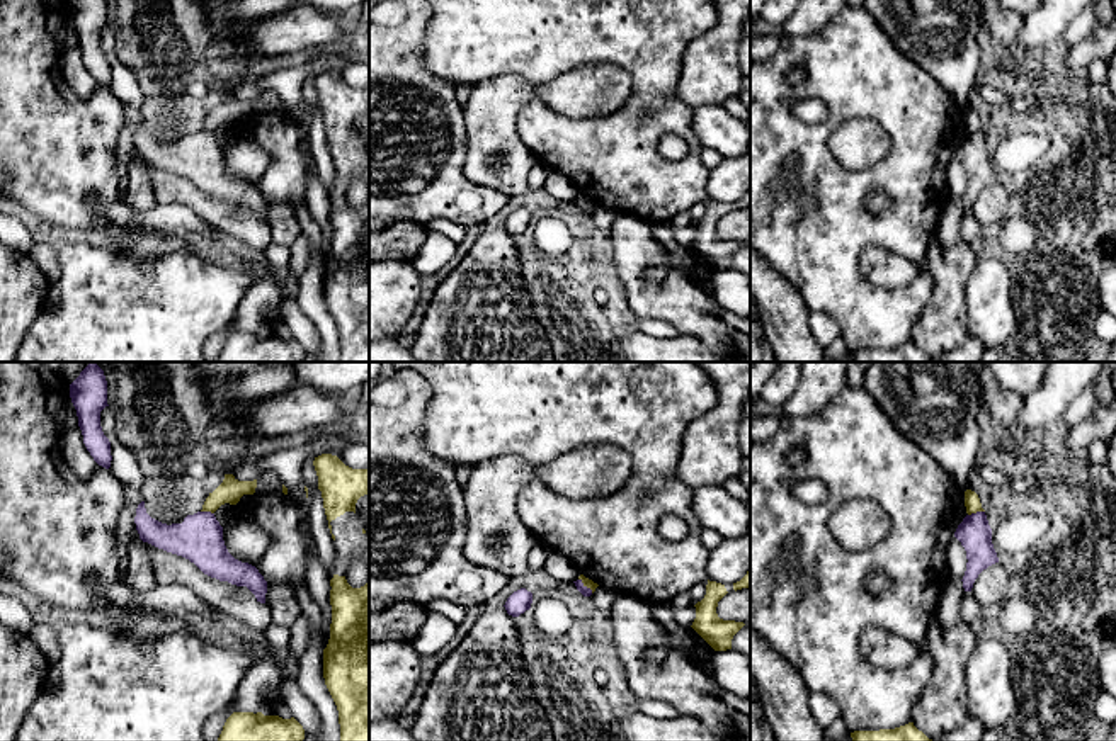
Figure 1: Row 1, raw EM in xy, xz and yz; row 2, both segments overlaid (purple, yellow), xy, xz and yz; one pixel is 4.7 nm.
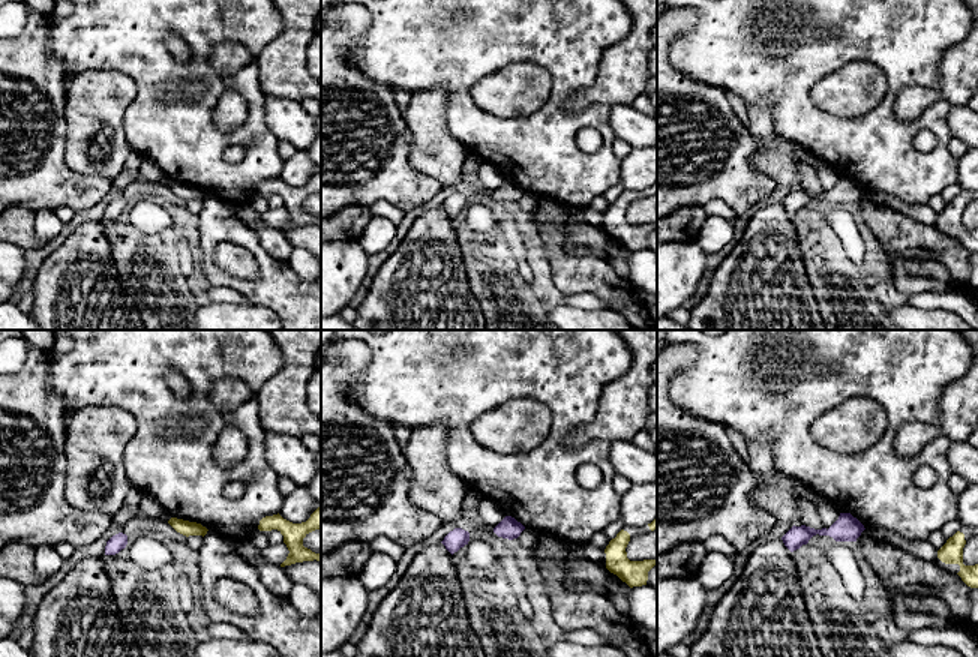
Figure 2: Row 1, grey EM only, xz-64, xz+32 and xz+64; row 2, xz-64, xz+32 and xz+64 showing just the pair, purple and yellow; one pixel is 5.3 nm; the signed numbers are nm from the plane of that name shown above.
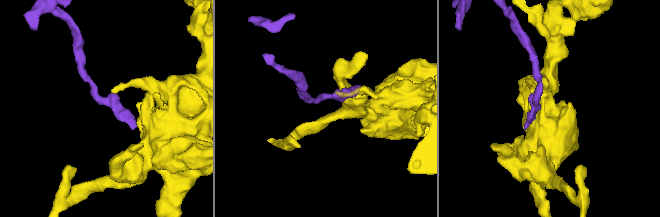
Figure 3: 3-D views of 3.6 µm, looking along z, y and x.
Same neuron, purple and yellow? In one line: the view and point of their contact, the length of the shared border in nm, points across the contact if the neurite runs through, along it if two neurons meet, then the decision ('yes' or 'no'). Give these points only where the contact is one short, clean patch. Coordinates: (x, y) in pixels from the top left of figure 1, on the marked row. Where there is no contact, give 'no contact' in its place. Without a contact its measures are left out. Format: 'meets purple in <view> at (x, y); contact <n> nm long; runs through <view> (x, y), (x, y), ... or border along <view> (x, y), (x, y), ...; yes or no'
meets purple in yz at (977, 512); contact 80 nm long; border along yz (984, 510), (968, 515); no

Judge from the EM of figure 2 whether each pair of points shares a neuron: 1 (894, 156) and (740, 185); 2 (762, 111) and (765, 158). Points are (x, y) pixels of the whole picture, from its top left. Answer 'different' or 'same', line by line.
1: different
2: same

